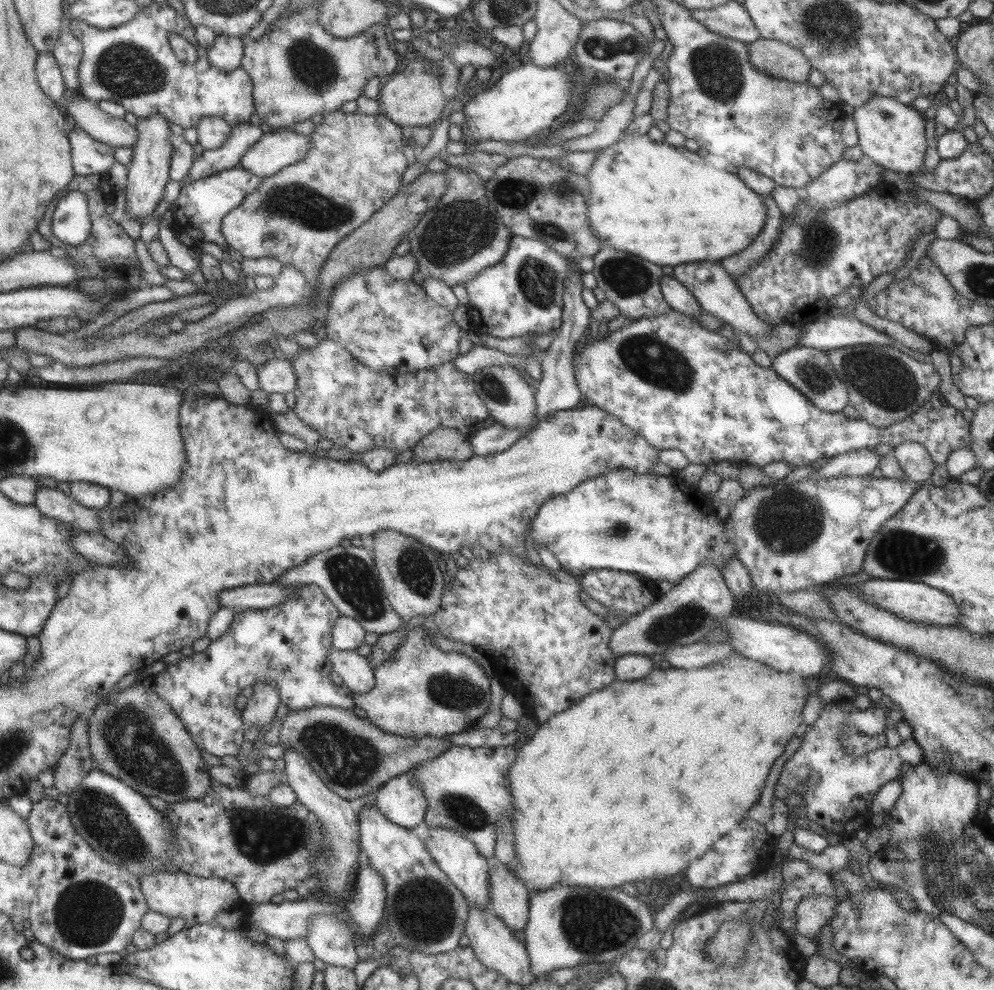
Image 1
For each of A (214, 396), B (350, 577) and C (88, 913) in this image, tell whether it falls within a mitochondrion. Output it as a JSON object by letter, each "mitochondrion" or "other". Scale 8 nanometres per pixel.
{"A":"other","B":"mitochondrion","C":"mitochondrion"}

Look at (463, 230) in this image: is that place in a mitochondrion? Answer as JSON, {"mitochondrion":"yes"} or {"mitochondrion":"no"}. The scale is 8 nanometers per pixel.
{"mitochondrion":"yes"}

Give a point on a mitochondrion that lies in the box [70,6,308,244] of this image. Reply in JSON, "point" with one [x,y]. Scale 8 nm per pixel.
{"point":[126,70]}

